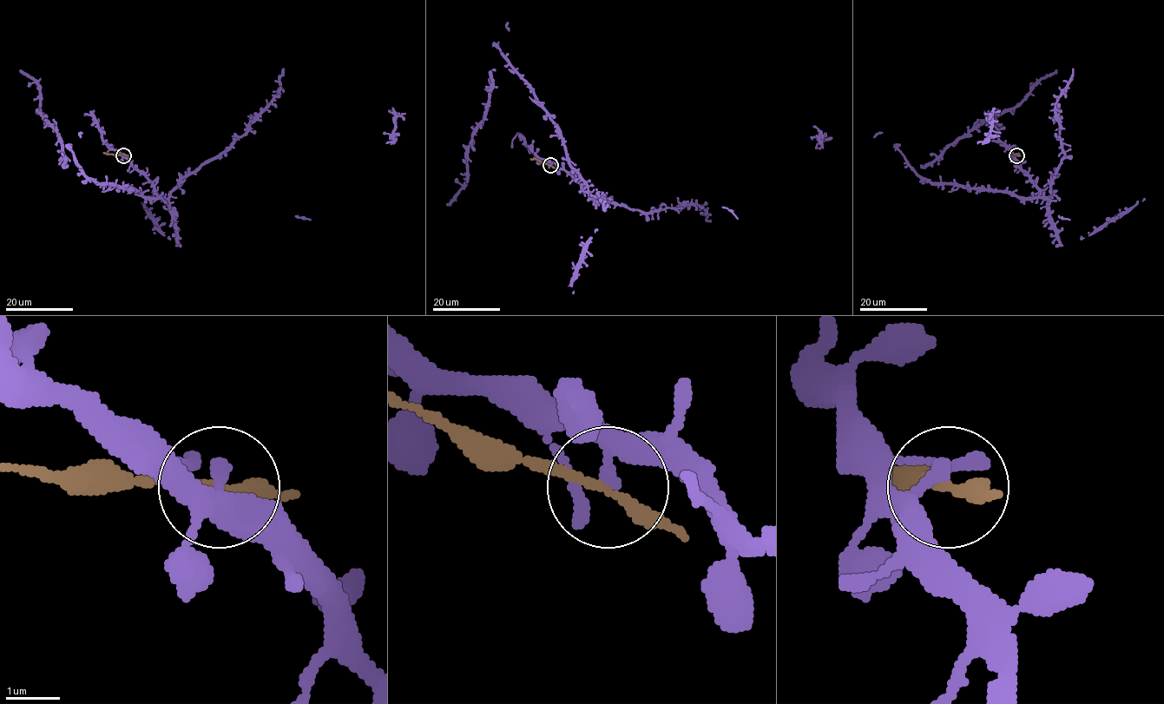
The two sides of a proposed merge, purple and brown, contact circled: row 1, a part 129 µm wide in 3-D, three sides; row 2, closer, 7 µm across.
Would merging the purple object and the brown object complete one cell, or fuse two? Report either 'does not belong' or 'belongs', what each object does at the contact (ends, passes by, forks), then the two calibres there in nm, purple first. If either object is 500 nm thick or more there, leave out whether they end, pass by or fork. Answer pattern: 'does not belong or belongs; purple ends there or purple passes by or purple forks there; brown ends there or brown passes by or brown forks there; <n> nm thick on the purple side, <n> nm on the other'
belongs; purple passes by; brown passes by; 240 nm thick on the purple side, 220 nm on the other

